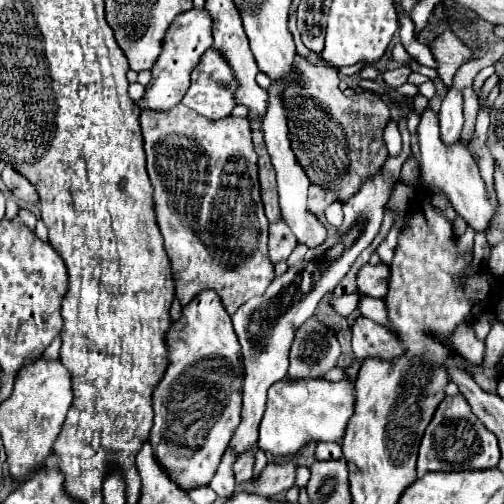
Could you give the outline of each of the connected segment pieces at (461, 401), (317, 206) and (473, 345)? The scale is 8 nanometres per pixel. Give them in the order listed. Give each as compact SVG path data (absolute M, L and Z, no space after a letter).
M446 396L440 402L432 422L428 424L420 442L418 454L418 478L430 470L484 470L496 468L500 460L500 446L496 434L492 434L470 410L464 396Z
M310 184L310 188L308 188L308 210L312 214L322 218L324 208L334 200L336 200L336 194L332 194L332 190L324 190L322 186Z
M462 326L460 330L456 330L456 338L452 338L452 346L456 346L456 350L460 350L460 354L464 354L464 358L468 358L472 364L480 366L482 362L482 354L484 354L484 344L482 340L478 340L474 336L472 326Z

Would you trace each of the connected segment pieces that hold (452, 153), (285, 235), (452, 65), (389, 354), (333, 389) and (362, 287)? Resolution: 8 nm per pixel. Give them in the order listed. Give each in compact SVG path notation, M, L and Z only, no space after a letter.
M426 108L420 116L420 124L416 130L418 146L422 154L422 182L430 190L438 190L448 196L452 208L474 228L474 230L486 230L488 222L494 216L494 208L488 204L484 182L478 170L478 164L474 162L472 154L468 152L468 146L462 144L462 140L448 146L440 136L440 120L438 114L432 108Z
M282 218L272 222L270 224L270 242L268 242L270 260L274 264L280 262L280 260L286 260L292 254L294 246L296 246L296 238L290 232L290 226Z
M446 28L442 36L434 38L428 48L438 64L436 72L446 86L452 86L452 74L456 72L456 66L472 58L472 50L468 50L468 46L460 42L460 38L450 28Z
M358 316L354 320L352 334L354 334L352 348L358 360L364 360L366 356L378 356L384 360L392 360L400 356L400 352L404 352L404 348L400 346L400 342L396 342L396 336L388 328L364 316Z
M286 378L276 382L268 390L266 412L260 422L258 446L274 456L294 456L308 442L340 442L344 430L354 414L354 382L328 382L304 378L304 382L288 382Z
M364 264L360 268L360 272L356 274L356 284L358 290L362 294L374 296L374 298L382 298L384 290L386 290L386 282L388 282L388 266L386 264Z

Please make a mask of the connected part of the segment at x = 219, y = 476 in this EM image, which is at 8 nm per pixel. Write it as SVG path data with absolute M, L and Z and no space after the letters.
M228 446L228 450L224 452L222 462L220 462L220 466L218 466L218 470L216 470L216 474L214 474L212 482L210 482L210 488L218 496L230 496L230 494L236 492L236 480L234 480L234 470L232 470L236 458L238 456L236 456L234 448Z

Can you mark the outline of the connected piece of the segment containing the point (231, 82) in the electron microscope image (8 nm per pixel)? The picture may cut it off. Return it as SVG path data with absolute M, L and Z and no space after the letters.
M210 48L192 72L192 86L182 104L210 120L226 118L236 106L236 102L232 102L234 90L236 80L232 78L232 70L228 70L228 64L220 54Z

